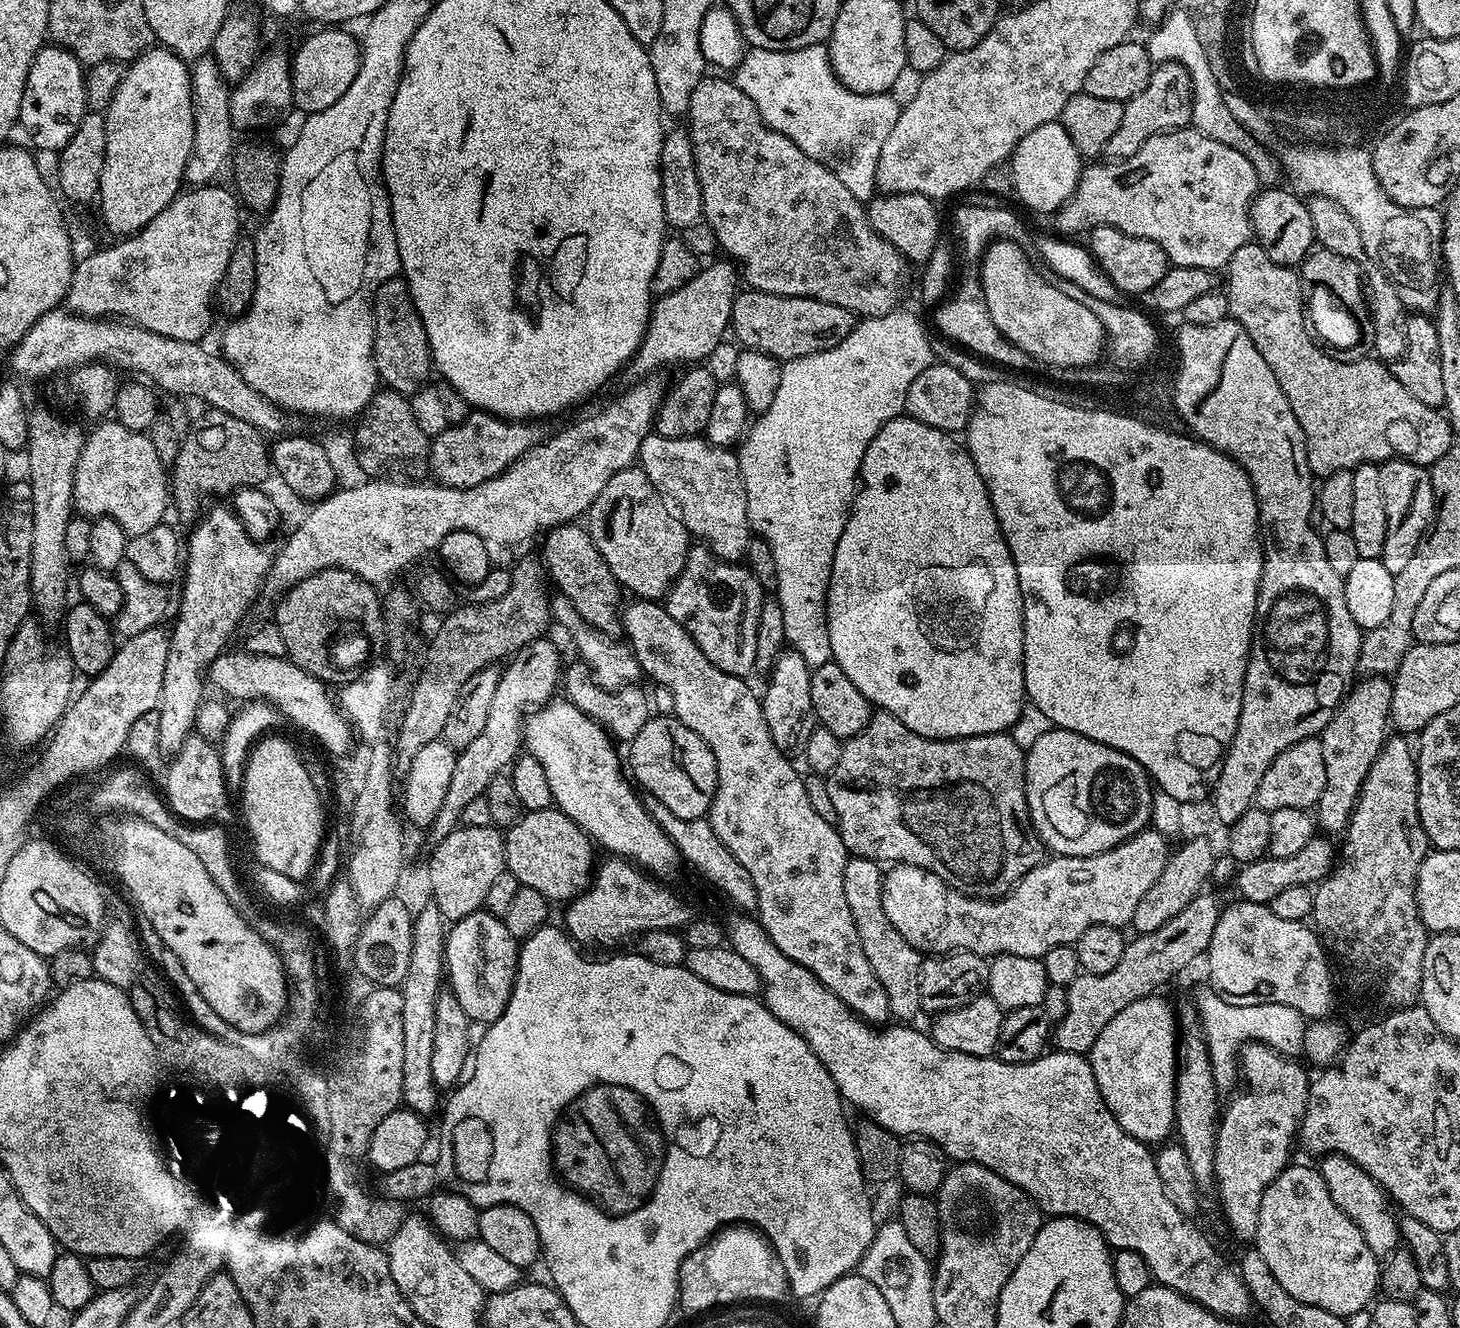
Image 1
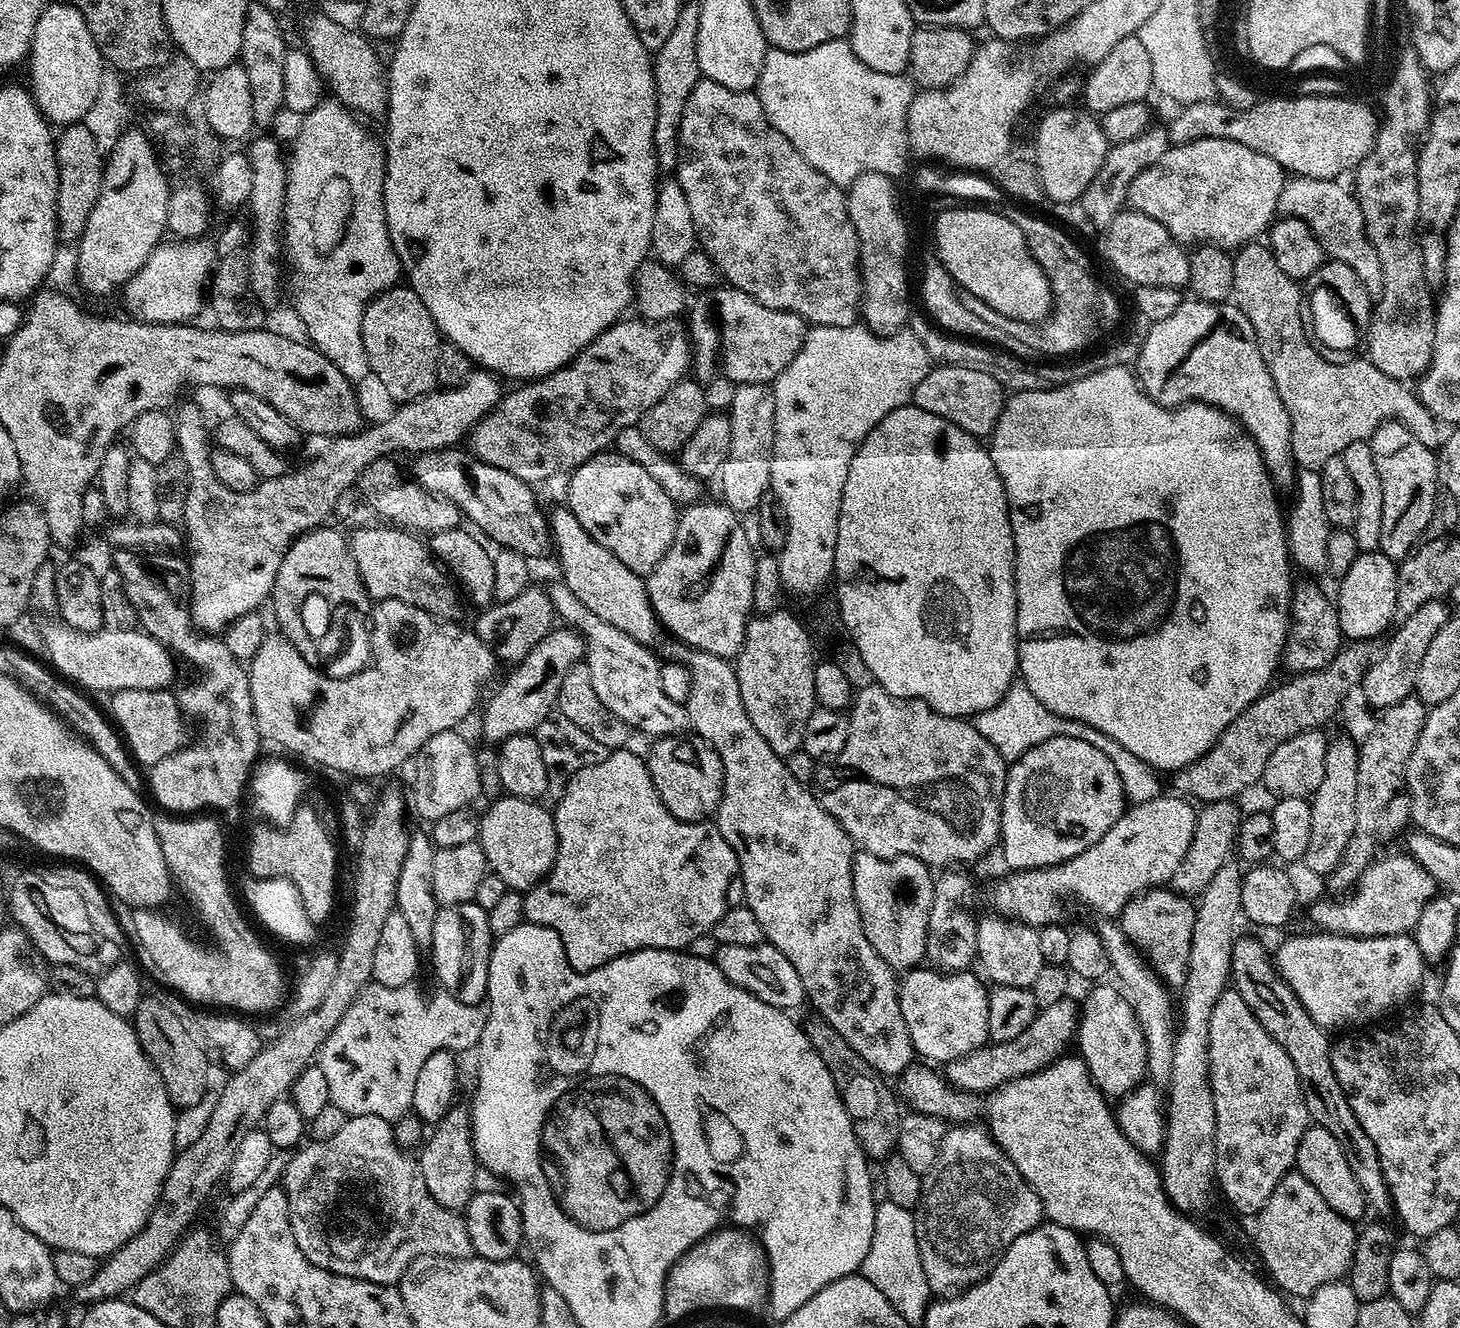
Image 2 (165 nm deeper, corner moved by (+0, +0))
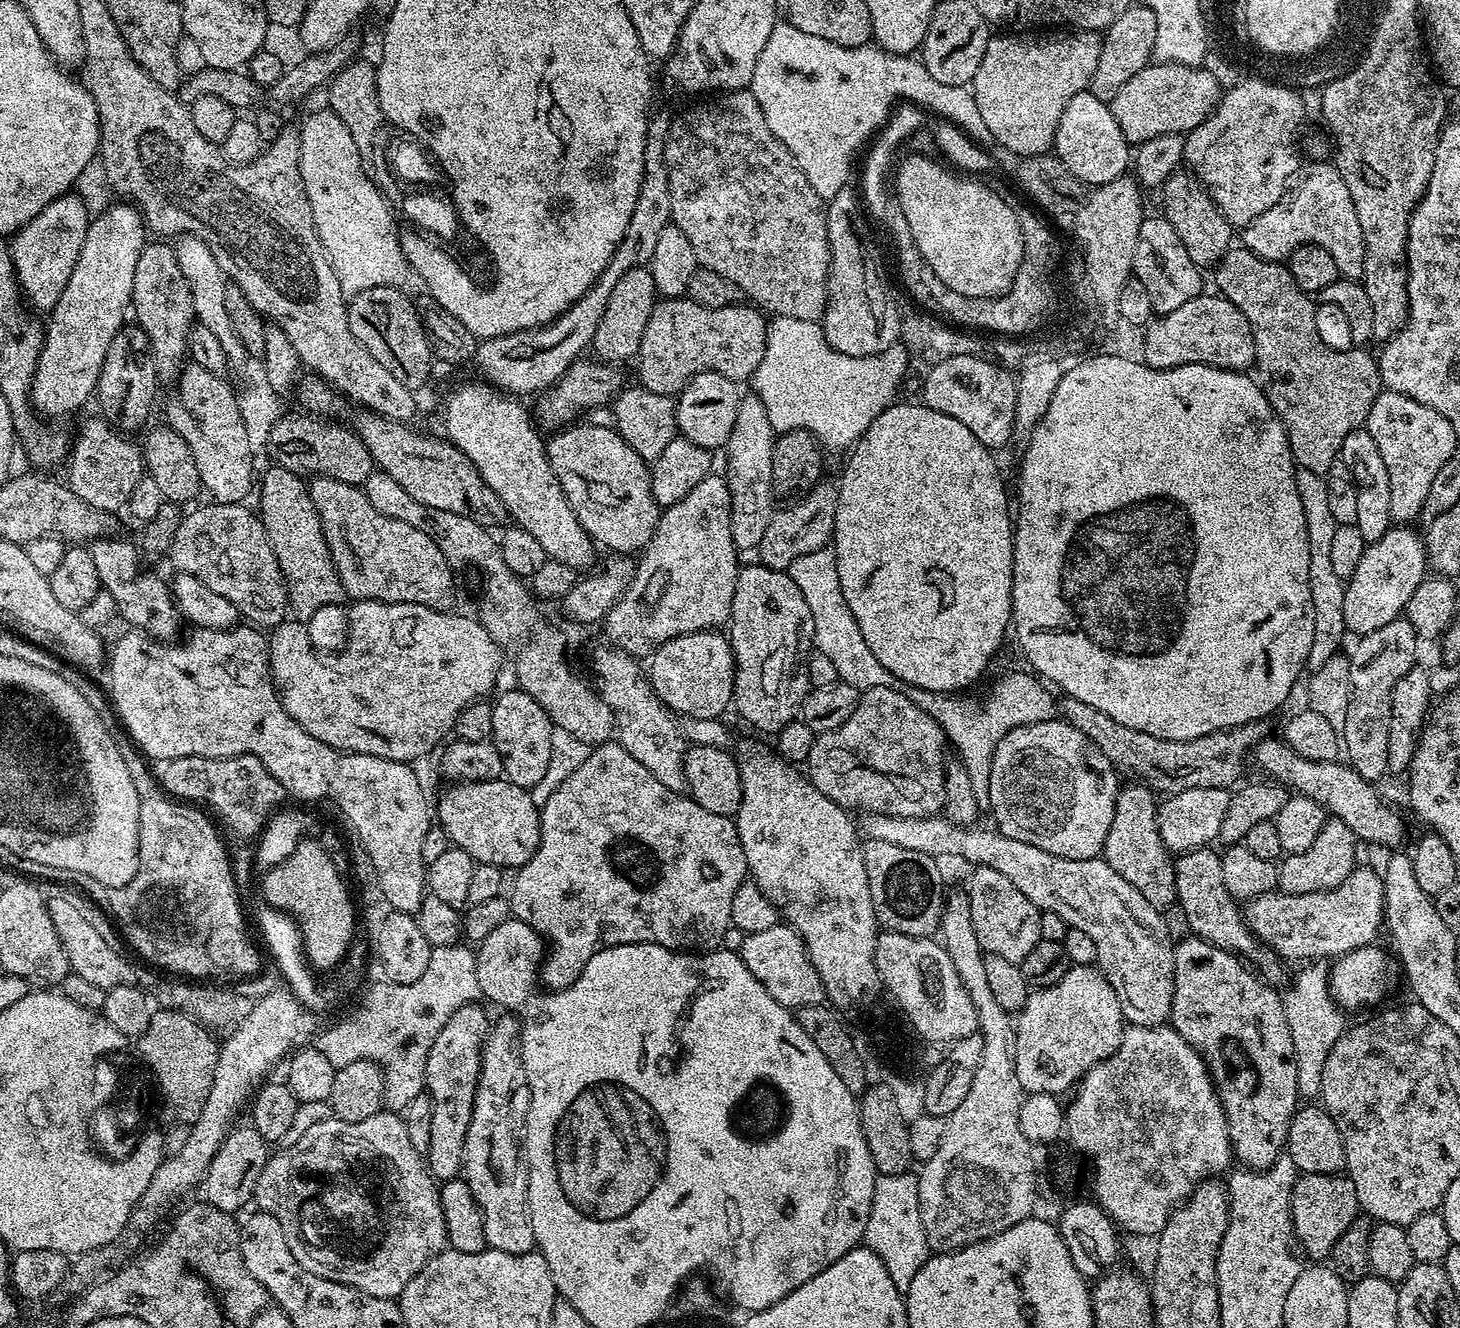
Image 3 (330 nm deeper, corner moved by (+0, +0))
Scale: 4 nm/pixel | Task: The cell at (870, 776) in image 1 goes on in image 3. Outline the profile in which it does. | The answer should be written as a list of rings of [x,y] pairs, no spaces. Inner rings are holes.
[[[874,686],[874,690],[866,690],[860,694],[860,701],[854,710],[854,714],[850,714],[850,718],[846,718],[846,722],[842,722],[842,726],[838,726],[838,730],[821,732],[817,735],[806,761],[806,769],[808,768],[806,776],[807,779],[812,781],[812,785],[815,788],[822,790],[822,794],[826,794],[826,798],[830,798],[835,804],[842,805],[846,810],[861,808],[861,813],[864,814],[872,813],[874,815],[897,816],[898,818],[935,816],[944,806],[944,766],[946,755],[944,756],[944,752],[940,747],[945,747],[945,744],[944,731],[930,714],[926,714],[926,710],[920,710],[918,706],[914,706],[914,702],[910,702],[910,698],[906,698],[906,694],[902,694],[899,688]]]

